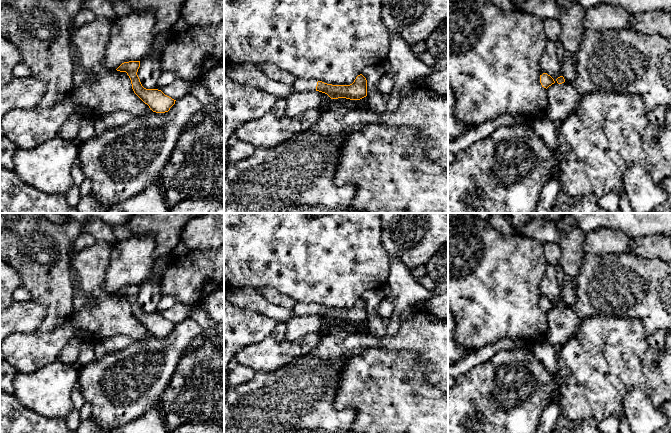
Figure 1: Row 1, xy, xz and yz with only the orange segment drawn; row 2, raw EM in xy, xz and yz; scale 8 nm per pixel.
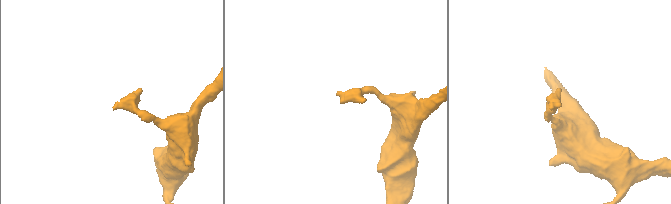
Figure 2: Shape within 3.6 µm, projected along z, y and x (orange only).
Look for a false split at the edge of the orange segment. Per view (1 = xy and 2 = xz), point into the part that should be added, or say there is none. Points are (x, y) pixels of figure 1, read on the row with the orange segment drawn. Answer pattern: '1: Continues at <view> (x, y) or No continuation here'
1: No continuation here
2: Continues at xz (301, 85)

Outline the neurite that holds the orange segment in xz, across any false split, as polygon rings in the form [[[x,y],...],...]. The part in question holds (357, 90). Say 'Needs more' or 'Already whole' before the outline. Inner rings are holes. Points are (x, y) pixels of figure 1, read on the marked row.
Needs more. [[[360,74],[350,85],[332,85],[316,79],[297,78],[293,84],[295,92],[319,91],[331,99],[346,98],[360,100],[367,96],[367,80]]]

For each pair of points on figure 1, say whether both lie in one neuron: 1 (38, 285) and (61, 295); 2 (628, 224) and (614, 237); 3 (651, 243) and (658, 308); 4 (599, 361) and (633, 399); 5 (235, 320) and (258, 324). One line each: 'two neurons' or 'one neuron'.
1: one neuron
2: two neurons
3: two neurons
4: two neurons
5: one neuron

